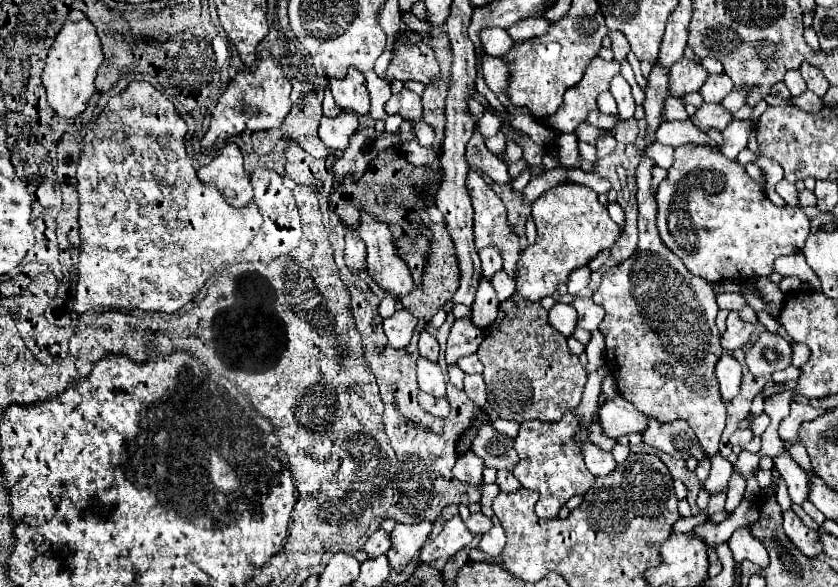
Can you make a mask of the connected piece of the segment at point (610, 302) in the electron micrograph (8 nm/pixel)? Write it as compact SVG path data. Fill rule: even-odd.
M643 156L636 168L636 202L640 212L640 242L636 246L636 252L622 264L606 270L606 274L602 276L602 284L594 292L592 300L606 310L606 316L600 324L600 332L606 338L606 366L616 378L620 394L638 410L646 412L648 416L654 416L660 422L672 422L676 418L686 420L690 428L696 432L706 456L712 456L718 452L718 442L726 424L726 406L722 402L718 380L714 374L714 366L722 356L720 334L714 324L718 304L712 284L698 276L690 276L686 266L678 260L678 256L674 256L674 252L670 252L670 248L664 246L658 234L658 204L656 194L650 188L654 166L656 162L652 158Z

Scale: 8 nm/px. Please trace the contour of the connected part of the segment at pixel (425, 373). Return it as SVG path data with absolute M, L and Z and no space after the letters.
M420 356L416 362L416 372L418 372L418 384L422 392L428 392L436 398L442 398L446 394L444 374L436 362L430 362Z

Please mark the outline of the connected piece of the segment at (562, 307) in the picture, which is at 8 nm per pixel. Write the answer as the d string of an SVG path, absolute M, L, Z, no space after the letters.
M556 302L556 304L548 310L548 320L550 320L550 324L552 324L556 330L560 330L562 334L570 336L572 330L576 328L578 314L576 314L576 310L572 308L572 304Z

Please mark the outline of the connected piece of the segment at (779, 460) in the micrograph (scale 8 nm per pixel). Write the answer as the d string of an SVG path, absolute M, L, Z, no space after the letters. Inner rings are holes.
M784 452L782 456L774 458L774 466L776 470L782 474L782 478L788 484L788 494L792 498L794 504L802 504L808 498L808 476L806 472L792 460L792 456L788 452Z

